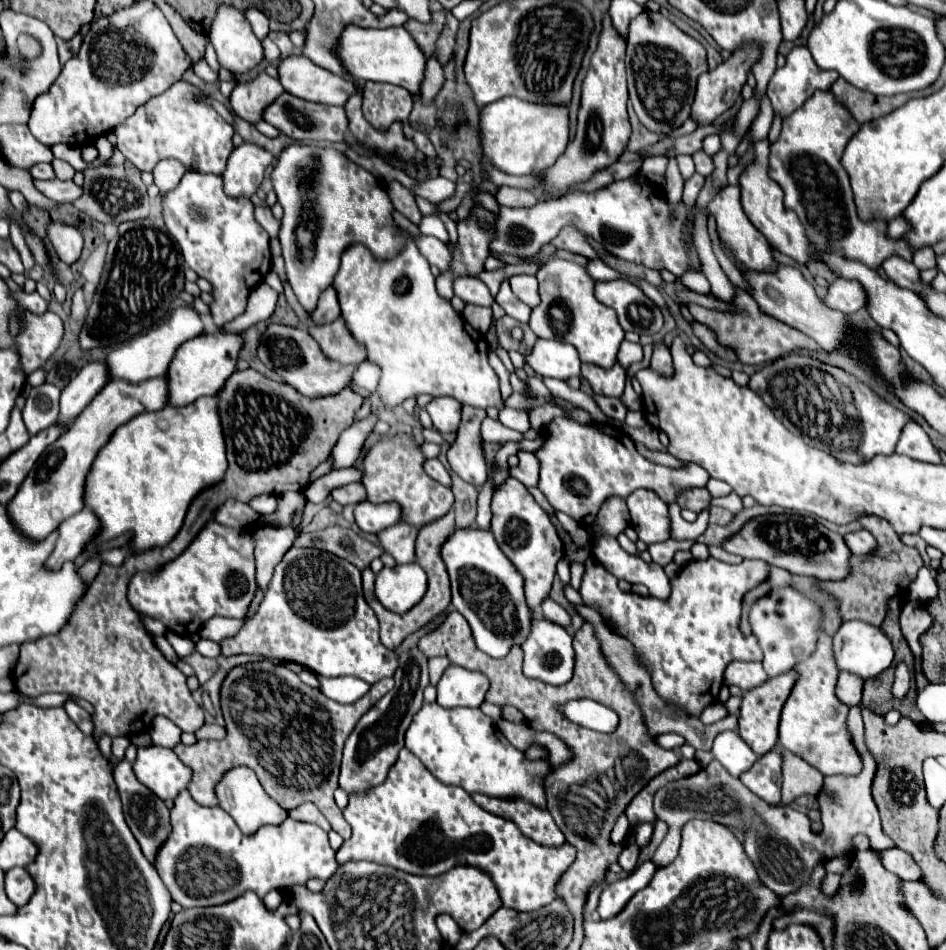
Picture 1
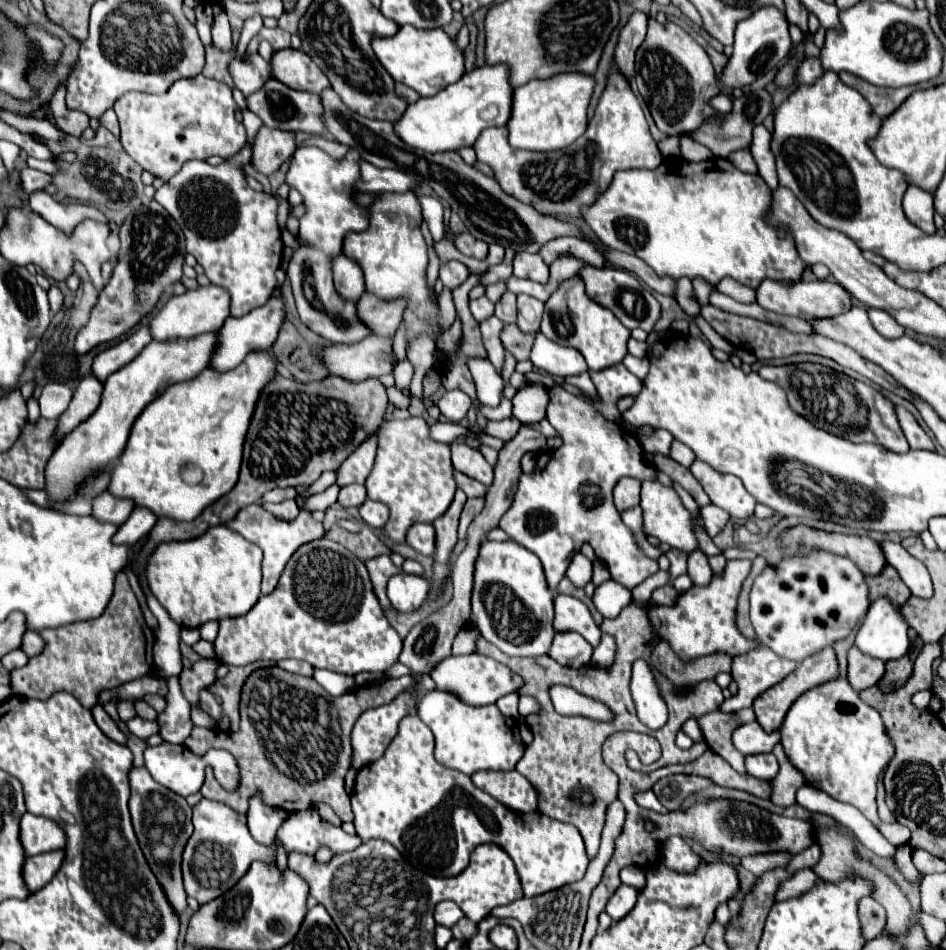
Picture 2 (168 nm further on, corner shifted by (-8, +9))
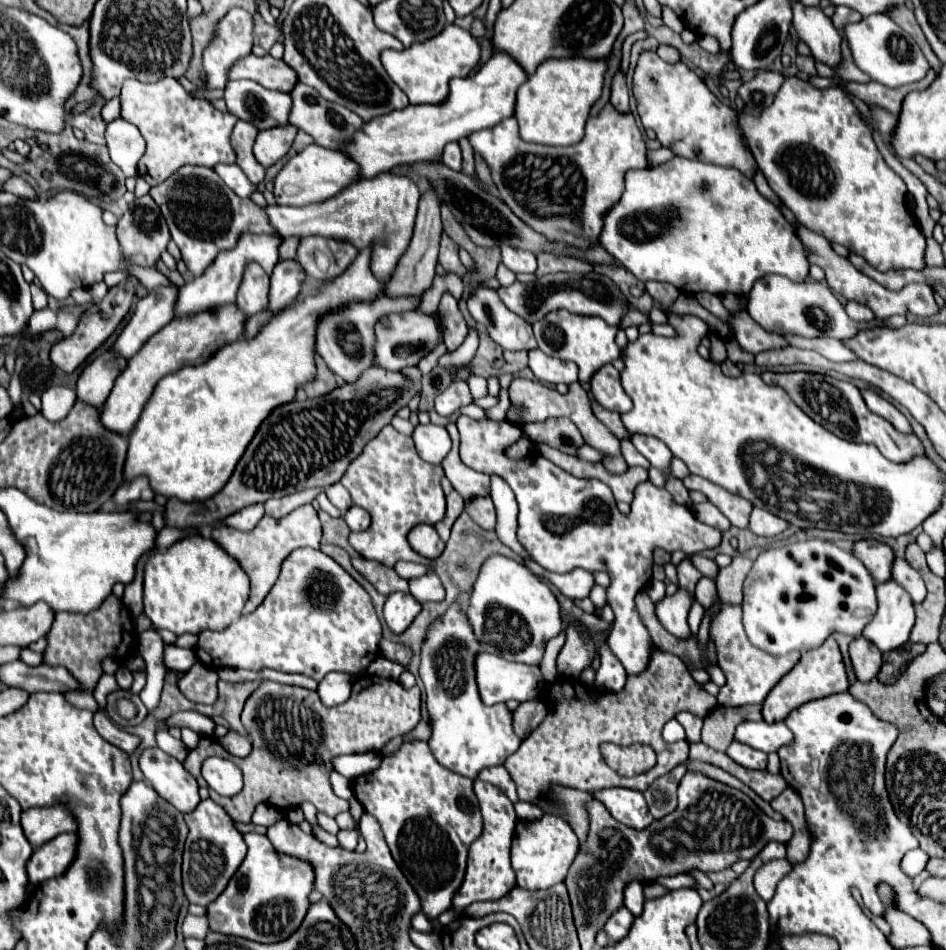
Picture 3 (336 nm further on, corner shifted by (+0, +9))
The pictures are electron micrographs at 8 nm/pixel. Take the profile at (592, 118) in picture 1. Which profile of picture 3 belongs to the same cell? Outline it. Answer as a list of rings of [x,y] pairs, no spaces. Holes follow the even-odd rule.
[[[607,103],[597,117],[587,121],[585,135],[581,143],[575,143],[571,147],[543,147],[525,143],[517,137],[517,121],[515,117],[503,119],[497,127],[483,129],[469,135],[469,143],[475,153],[483,157],[483,161],[489,165],[491,177],[497,185],[497,191],[501,199],[509,205],[509,209],[521,217],[527,225],[531,225],[535,231],[543,233],[549,241],[565,241],[569,245],[587,249],[595,241],[599,241],[603,215],[605,211],[619,199],[623,191],[623,173],[627,169],[643,169],[647,165],[647,149],[643,135],[639,133],[635,119],[631,113],[619,115]]]

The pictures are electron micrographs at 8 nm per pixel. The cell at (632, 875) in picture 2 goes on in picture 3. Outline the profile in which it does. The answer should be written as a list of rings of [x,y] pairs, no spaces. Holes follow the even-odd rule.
[[[633,879],[633,881],[629,881],[625,885],[623,893],[625,893],[625,907],[633,915],[639,915],[641,909],[643,909],[643,901],[645,901],[645,897],[643,897],[643,883],[637,881],[637,879]]]

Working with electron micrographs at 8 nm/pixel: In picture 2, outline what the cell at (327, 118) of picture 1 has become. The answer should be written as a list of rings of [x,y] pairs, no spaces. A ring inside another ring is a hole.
[[[269,79],[259,91],[255,91],[253,95],[245,97],[247,101],[247,109],[253,111],[257,117],[261,117],[261,121],[267,127],[273,129],[283,129],[283,131],[305,131],[305,133],[321,133],[325,131],[321,119],[319,119],[319,111],[323,111],[319,107],[319,95],[309,93],[309,91],[295,91],[289,89],[287,85]]]

